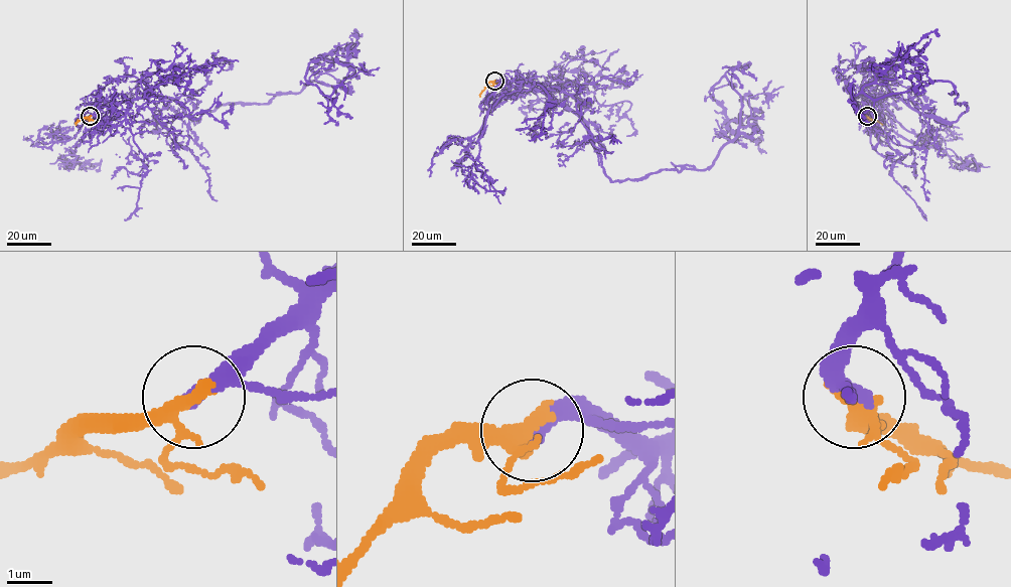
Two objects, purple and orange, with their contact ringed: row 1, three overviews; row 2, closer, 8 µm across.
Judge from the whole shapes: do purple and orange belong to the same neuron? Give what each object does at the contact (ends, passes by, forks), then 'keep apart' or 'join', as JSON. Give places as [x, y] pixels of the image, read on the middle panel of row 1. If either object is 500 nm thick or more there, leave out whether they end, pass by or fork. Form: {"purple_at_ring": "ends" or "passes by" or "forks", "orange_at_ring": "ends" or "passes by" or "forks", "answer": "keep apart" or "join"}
{"purple_at_ring": "ends", "orange_at_ring": "forks", "answer": "join"}

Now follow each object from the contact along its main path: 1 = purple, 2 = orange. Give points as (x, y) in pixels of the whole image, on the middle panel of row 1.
1: (494, 82), (529, 81), (569, 107), (619, 181), (707, 169), (741, 113), (725, 77), (712, 90), (737, 87)
2: (494, 82), (489, 83), (479, 97)

